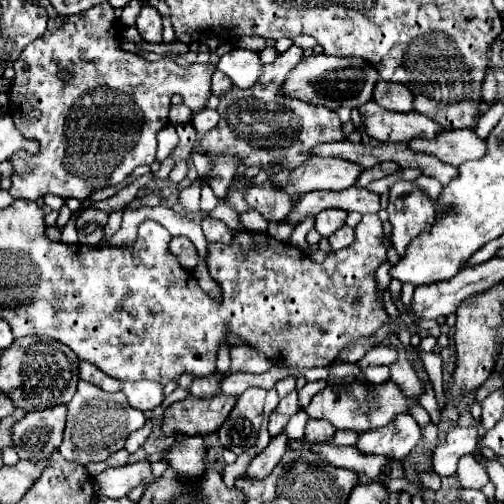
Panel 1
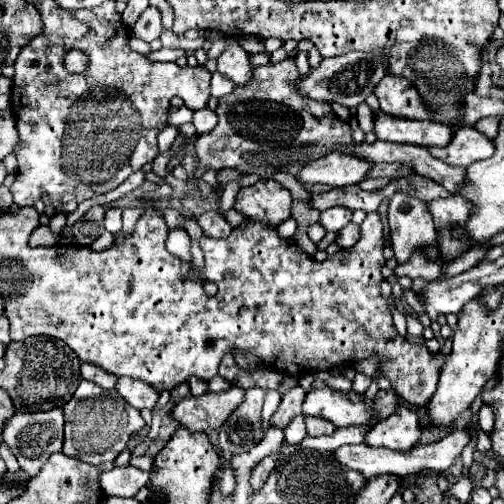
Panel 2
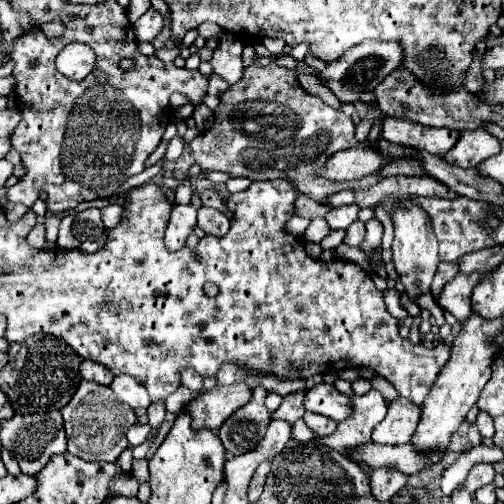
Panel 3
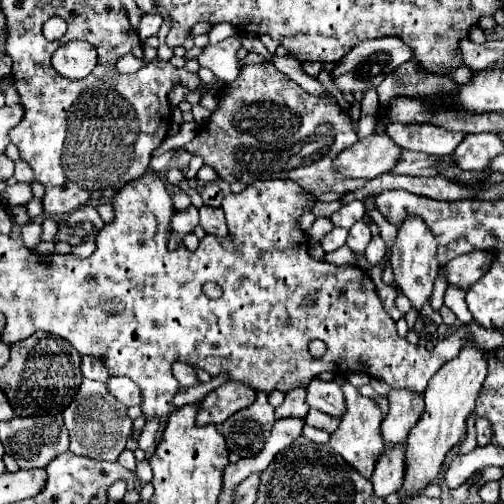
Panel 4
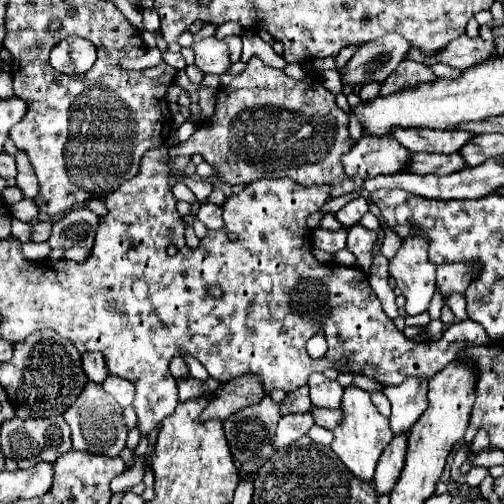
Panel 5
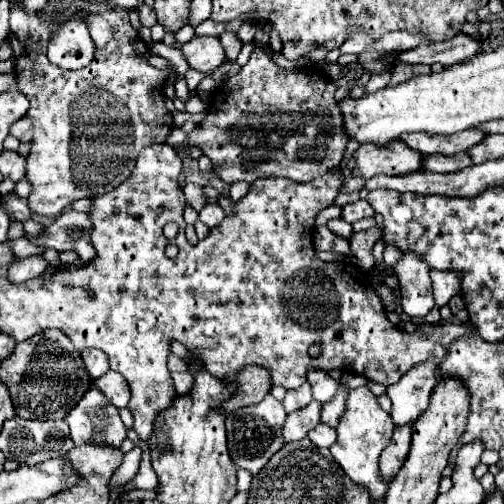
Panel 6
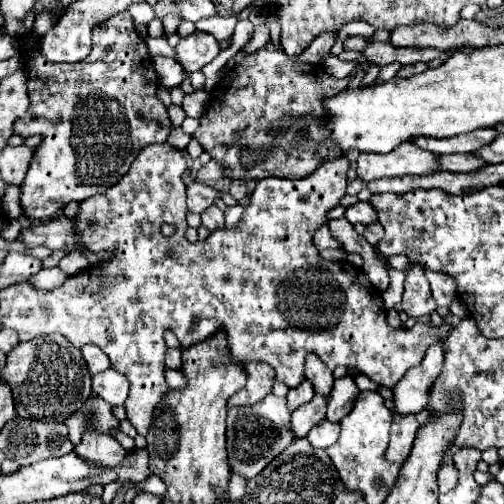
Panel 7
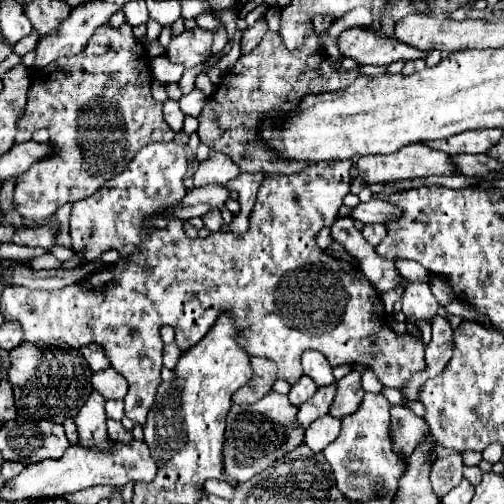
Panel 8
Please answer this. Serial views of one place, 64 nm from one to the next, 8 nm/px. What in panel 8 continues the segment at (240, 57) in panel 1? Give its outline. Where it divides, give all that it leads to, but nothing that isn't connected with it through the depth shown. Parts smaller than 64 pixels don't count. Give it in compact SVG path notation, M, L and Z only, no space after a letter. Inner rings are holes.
M194 28L184 30L178 38L172 38L168 46L168 58L184 68L194 68L212 56L212 32Z

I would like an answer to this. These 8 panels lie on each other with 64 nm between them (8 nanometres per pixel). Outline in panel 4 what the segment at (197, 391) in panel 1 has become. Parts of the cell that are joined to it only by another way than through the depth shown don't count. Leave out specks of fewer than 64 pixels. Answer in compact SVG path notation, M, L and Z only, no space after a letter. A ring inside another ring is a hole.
M176 362L176 364L172 366L172 370L174 370L174 376L176 376L176 380L180 382L180 386L194 386L194 384L198 384L196 370L194 370L190 364Z

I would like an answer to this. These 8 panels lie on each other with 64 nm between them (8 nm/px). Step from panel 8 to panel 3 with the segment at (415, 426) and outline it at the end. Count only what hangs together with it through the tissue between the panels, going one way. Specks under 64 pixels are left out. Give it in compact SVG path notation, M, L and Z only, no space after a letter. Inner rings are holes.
M378 468L370 474L370 490L374 500L390 502L400 488L406 486L406 476L394 468Z

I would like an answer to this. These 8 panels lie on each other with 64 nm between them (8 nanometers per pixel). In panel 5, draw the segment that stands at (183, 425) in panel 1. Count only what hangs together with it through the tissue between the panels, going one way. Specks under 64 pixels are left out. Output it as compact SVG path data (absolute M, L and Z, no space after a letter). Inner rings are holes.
M240 376L236 380L220 384L214 390L212 400L208 402L200 418L202 422L212 420L212 418L226 420L230 414L238 412L240 408L260 402L262 396L264 396L264 390L256 376Z

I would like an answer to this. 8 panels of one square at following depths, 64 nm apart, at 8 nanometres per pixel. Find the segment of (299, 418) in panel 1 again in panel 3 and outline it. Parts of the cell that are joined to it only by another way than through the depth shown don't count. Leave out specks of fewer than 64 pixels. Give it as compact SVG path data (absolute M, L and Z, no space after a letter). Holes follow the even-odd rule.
M296 420L292 424L292 438L298 442L310 442L316 438L316 434L312 430L308 430L308 426L304 424L304 420Z

